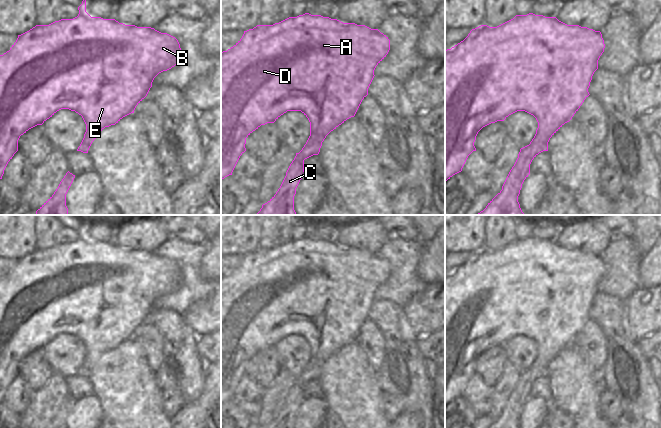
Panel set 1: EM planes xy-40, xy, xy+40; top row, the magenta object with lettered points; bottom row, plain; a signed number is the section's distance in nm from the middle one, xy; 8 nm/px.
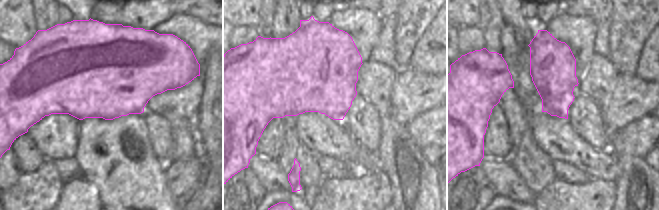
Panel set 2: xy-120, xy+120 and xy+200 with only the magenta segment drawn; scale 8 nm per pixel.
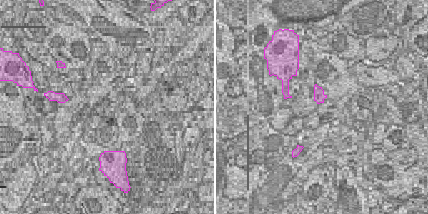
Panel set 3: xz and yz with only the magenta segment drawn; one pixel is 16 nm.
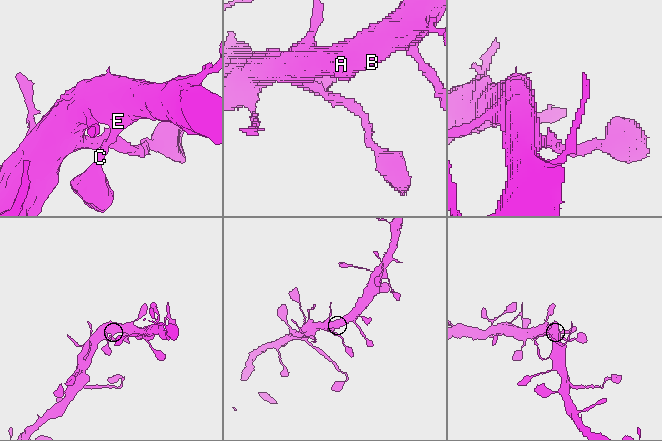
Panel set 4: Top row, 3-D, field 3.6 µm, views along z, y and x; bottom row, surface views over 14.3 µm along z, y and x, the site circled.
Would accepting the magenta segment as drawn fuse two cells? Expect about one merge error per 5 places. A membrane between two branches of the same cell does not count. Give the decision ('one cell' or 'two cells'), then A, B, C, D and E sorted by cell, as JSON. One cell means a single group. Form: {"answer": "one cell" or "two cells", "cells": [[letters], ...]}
{"answer": "one cell", "cells": [["A", "B", "C", "D", "E"]]}

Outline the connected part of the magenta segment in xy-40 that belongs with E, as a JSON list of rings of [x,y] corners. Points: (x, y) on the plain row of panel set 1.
[[[86,222],[83,223],[78,234],[78,240],[73,243],[61,243],[49,249],[36,249],[29,255],[18,259],[16,266],[12,269],[10,274],[3,279],[0,279],[0,403],[2,403],[8,386],[18,375],[18,364],[20,360],[26,357],[29,353],[37,349],[42,349],[47,343],[61,333],[69,333],[82,340],[86,348],[86,356],[77,375],[88,377],[92,366],[105,351],[115,349],[123,341],[134,337],[136,330],[147,320],[152,311],[154,302],[159,297],[171,293],[180,286],[182,274],[175,261],[167,257],[161,257],[151,251],[137,251],[135,249],[119,247],[115,243],[91,241],[86,236]]]

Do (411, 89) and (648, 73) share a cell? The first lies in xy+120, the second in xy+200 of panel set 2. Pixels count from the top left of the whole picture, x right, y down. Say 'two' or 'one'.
two

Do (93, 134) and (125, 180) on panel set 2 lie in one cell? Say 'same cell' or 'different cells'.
same cell

